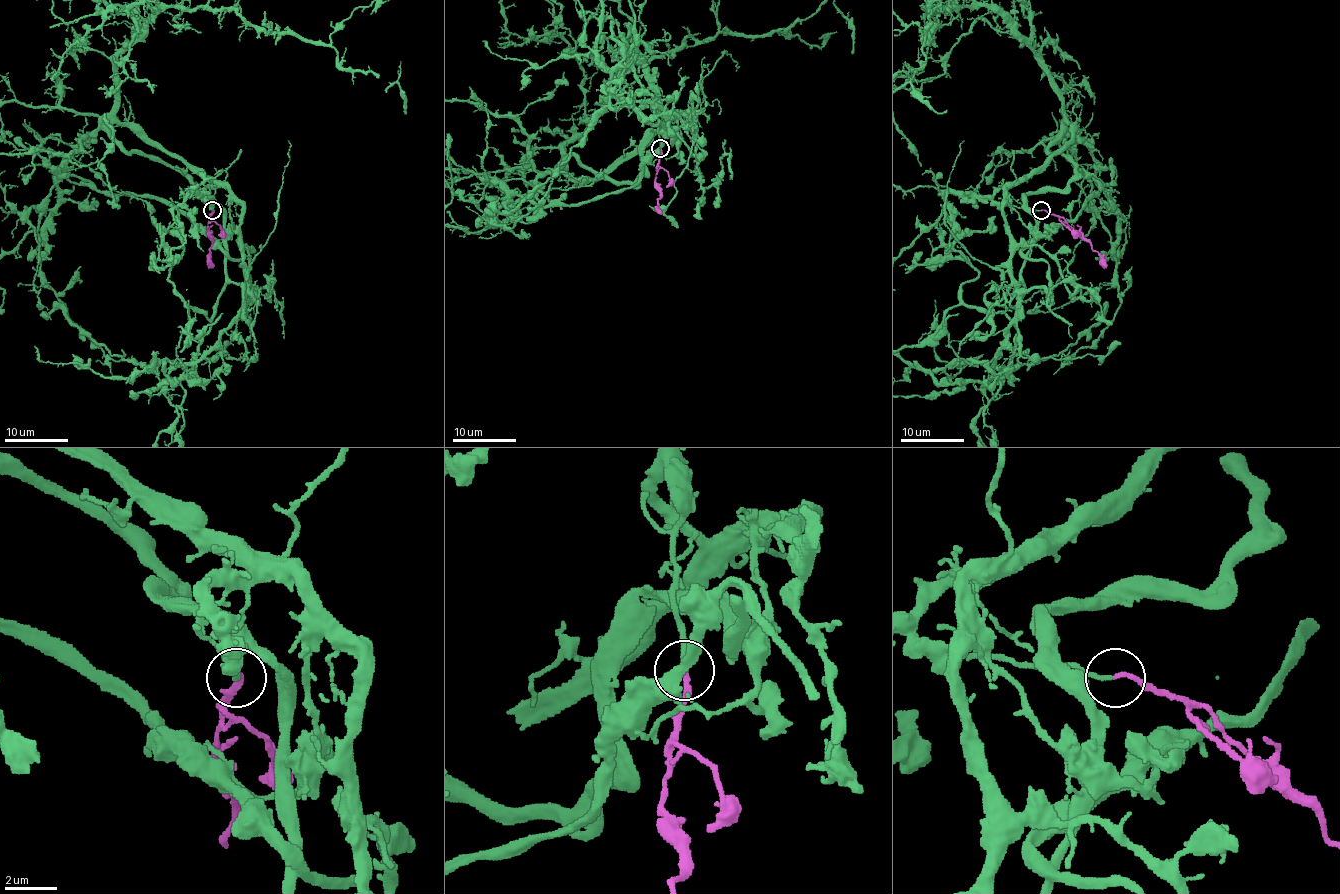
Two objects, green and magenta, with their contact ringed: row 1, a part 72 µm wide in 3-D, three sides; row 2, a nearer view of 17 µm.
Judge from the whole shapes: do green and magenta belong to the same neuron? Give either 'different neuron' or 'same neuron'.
same neuron

